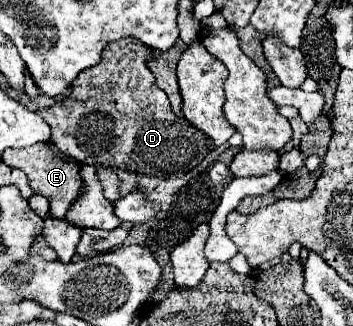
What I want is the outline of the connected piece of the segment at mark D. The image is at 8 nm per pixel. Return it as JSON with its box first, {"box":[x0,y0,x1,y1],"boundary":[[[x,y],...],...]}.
{"box":[37,38,213,178],"boundary":[[[121,38],[103,50],[103,58],[97,66],[91,66],[73,80],[71,94],[51,108],[37,114],[51,126],[51,142],[81,164],[119,168],[159,178],[181,178],[193,170],[209,152],[213,142],[197,132],[185,118],[177,118],[171,110],[167,94],[155,84],[155,76],[147,68],[149,48],[135,38]]]}

